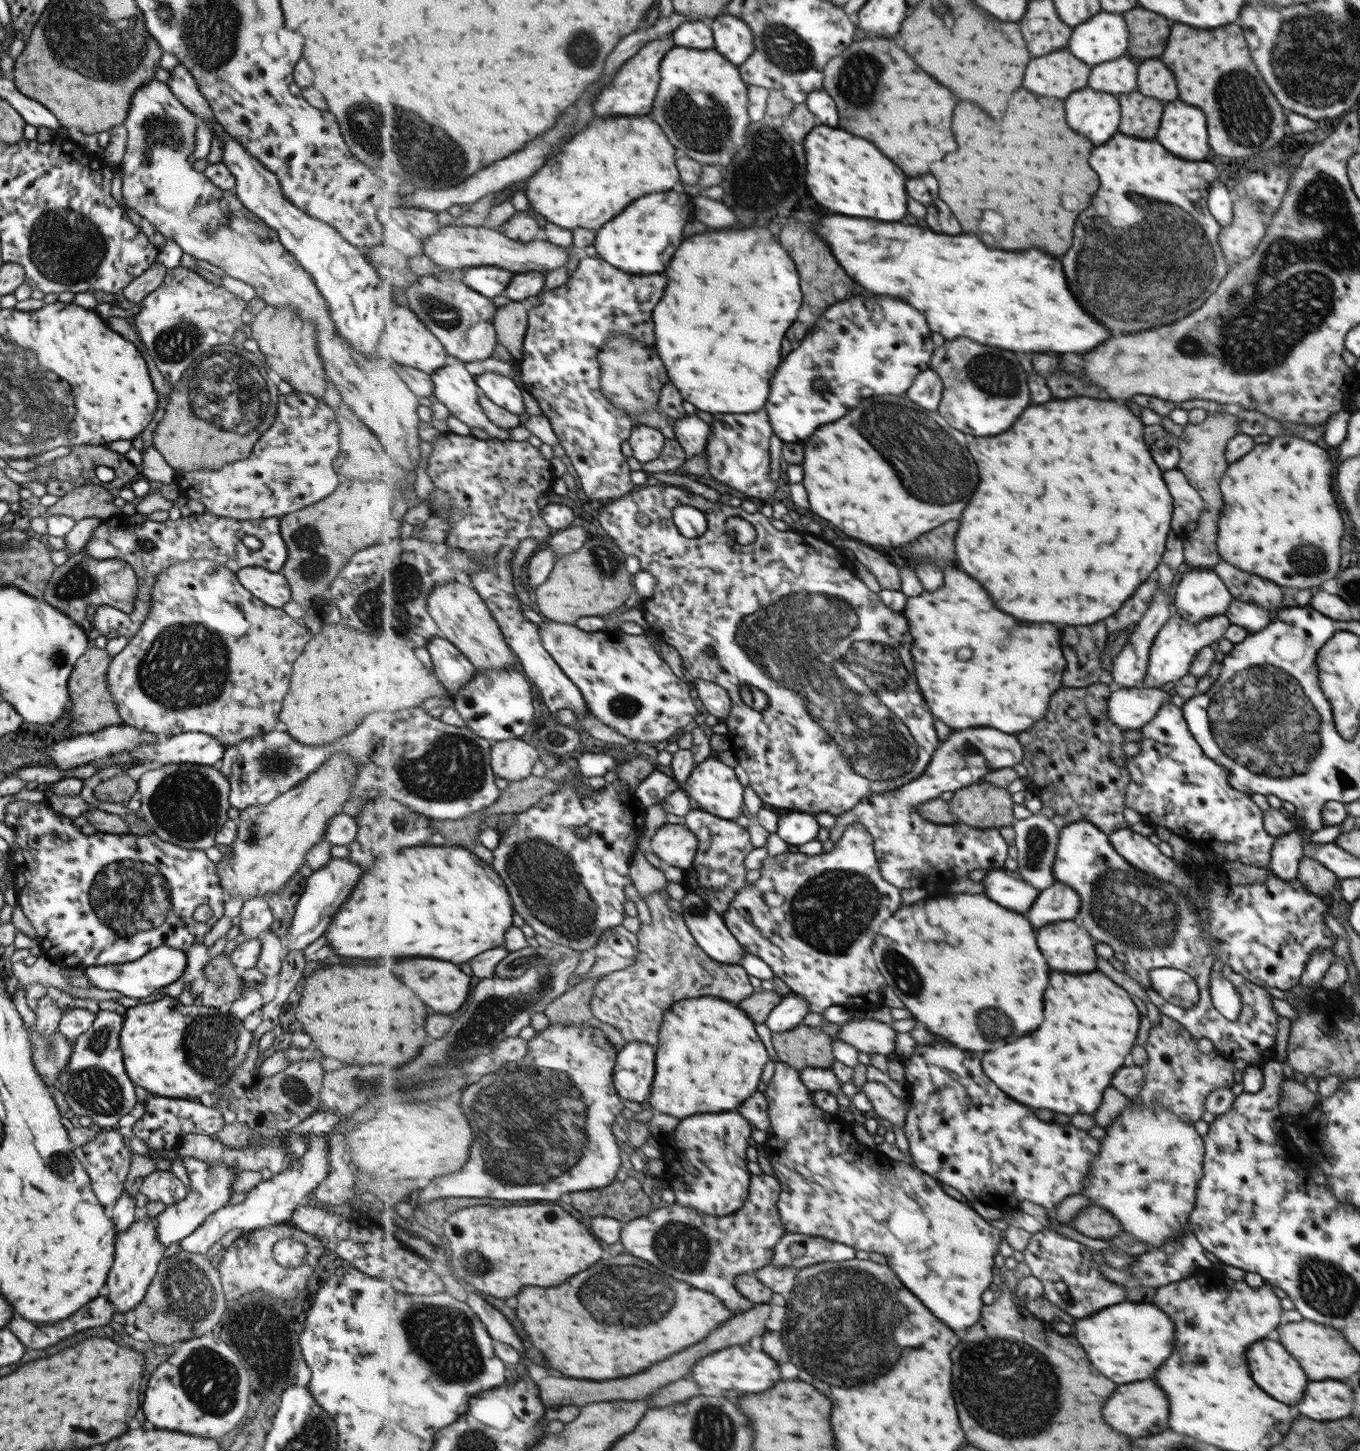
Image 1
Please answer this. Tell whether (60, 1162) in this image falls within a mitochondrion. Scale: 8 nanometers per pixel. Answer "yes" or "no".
yes

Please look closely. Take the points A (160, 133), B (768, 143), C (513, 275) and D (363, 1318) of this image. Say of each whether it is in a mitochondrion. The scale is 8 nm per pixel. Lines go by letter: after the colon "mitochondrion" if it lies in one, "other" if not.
A: mitochondrion
B: mitochondrion
C: other
D: other

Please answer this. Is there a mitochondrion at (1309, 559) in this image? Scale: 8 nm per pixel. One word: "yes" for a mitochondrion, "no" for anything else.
yes

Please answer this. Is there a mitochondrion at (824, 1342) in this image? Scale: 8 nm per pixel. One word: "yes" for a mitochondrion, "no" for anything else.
yes

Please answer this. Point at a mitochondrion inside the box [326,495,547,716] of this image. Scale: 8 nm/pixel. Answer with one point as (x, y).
(379, 607)

